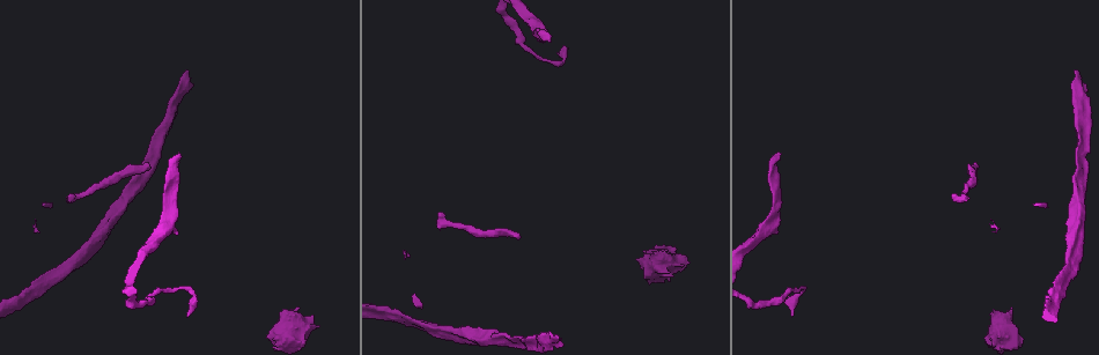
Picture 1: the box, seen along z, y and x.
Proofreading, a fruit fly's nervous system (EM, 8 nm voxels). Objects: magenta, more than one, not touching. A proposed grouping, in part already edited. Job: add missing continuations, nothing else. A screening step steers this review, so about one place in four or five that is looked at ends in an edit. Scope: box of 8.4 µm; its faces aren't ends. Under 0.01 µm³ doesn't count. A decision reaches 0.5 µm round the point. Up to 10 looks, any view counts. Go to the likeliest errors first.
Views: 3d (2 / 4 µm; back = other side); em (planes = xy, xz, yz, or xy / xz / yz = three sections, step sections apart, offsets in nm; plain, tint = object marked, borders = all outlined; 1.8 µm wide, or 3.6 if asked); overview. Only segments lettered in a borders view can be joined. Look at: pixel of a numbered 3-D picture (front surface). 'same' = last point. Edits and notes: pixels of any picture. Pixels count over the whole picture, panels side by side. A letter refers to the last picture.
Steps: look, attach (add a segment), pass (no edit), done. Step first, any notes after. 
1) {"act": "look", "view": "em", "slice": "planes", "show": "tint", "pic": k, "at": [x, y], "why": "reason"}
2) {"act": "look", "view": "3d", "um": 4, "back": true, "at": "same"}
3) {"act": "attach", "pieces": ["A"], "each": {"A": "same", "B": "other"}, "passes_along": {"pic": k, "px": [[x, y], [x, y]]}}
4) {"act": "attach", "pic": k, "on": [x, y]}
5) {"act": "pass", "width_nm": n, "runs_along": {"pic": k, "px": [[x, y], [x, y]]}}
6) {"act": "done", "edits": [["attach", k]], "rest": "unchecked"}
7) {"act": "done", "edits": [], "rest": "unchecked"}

{"act": "look", "view": "3d", "um": 2, "pic": 1, "at": [188, 73], "why": "long arm stops here"}

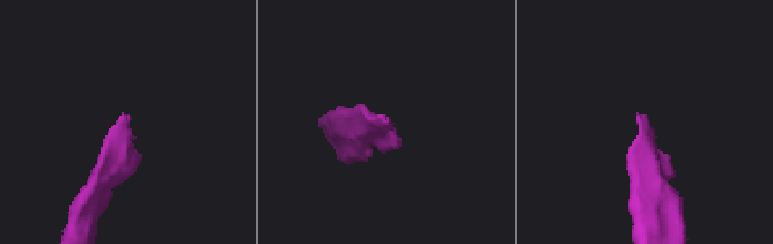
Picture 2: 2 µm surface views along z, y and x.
{"act": "look", "view": "em", "slice": "planes", "show": "borders", "pic": 2, "at": [390, 122]}

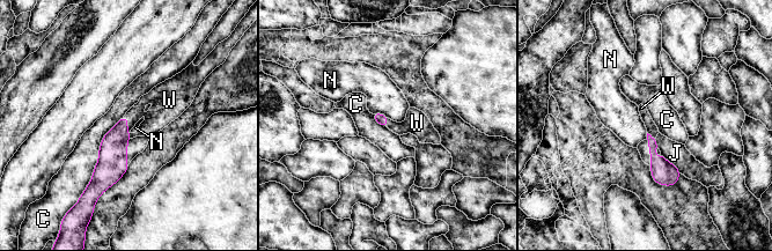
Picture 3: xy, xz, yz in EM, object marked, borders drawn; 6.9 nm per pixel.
{"act": "attach", "pieces": ["W"], "each": {"C": "other", "J": "other", "N": "other", "W": "same"}, "passes_along": {"pic": 3, "px": [[112, 152], [126, 127], [160, 115]]}, "found": "it goes on there"}

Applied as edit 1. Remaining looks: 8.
{"act": "look", "view": "3d", "um": 4, "back": true, "pic": 1, "at": [146, 167], "why": "tapers out"}

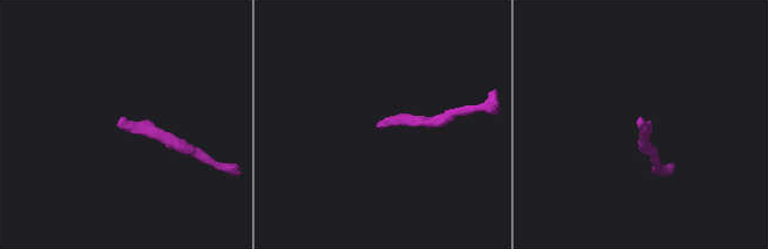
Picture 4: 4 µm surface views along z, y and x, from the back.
{"act": "look", "view": "em", "slice": "xy", "step": 4, "show": "tint", "pic": 4, "at": [120, 125], "why": "need the tissue"}

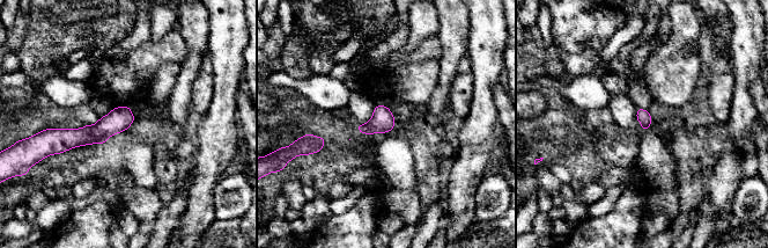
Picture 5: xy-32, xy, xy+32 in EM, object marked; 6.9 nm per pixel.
{"act": "look", "view": "em", "slice": "planes", "show": "borders", "at": "same", "why": "another direction"}

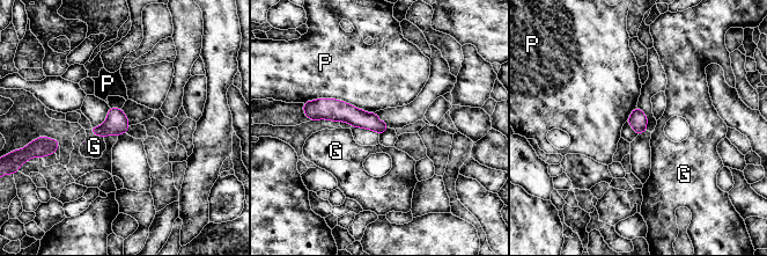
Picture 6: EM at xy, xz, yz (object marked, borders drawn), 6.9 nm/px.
{"act": "pass", "longest_contact_nm": ["P", 500], "each": {"G": "other", "P": "other"}, "found": "no lettered segment goes on from it"}

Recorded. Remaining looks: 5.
{"act": "look", "view": "em", "slice": "planes", "show": "plain", "pic": 1, "at": [792, 314], "why": "an open end"}

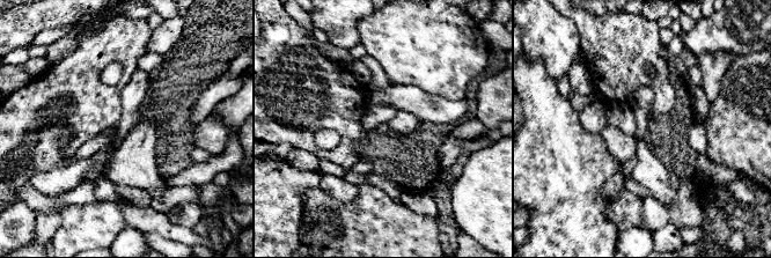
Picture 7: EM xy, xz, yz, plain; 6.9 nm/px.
{"act": "look", "view": "em", "slice": "planes", "show": "borders", "at": "same"}

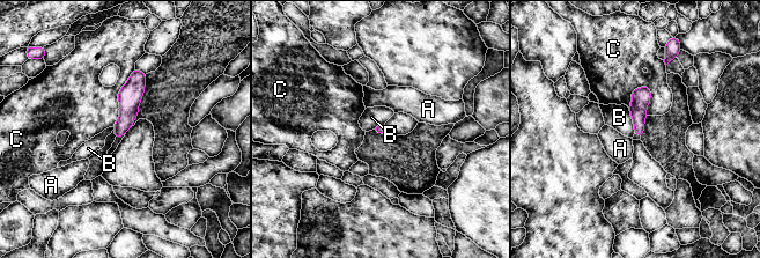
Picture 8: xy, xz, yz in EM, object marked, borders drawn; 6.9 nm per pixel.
{"act": "pass", "longest_contact_nm": ["C", 220], "each": {"A": "other", "B": "other", "C": "other"}, "found": "none of them fits"}

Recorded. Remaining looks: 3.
{"act": "look", "view": "3d", "um": 2, "pic": 1, "at": [551, 41], "why": "tapers out"}

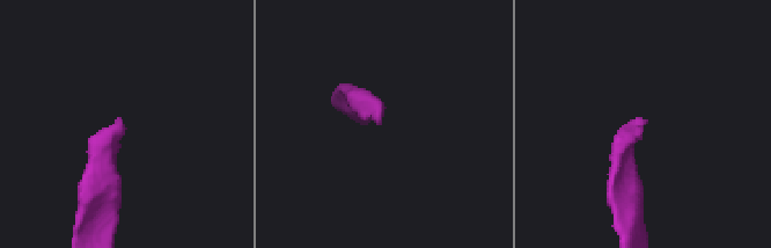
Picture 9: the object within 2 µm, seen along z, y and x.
{"act": "look", "view": "em", "slice": "planes", "show": "borders", "pic": 9, "at": [381, 121], "why": "shape alone is not enough"}

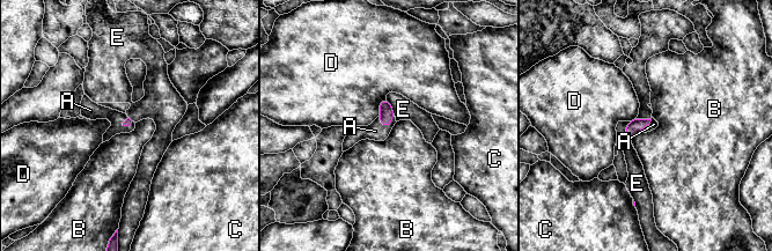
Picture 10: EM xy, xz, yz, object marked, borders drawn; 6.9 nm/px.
{"act": "attach", "pieces": ["A"], "each": {"A": "same", "B": "other", "C": "other", "D": "other", "E": "other"}, "passes_along": {"pic": 10, "px": [[386, 111], [389, 124], [375, 131]]}, "found": "the neuron continues"}

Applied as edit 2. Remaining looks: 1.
{"act": "done", "edits": [["attach", 3], ["attach", 10]], "rest": "unchecked"}

